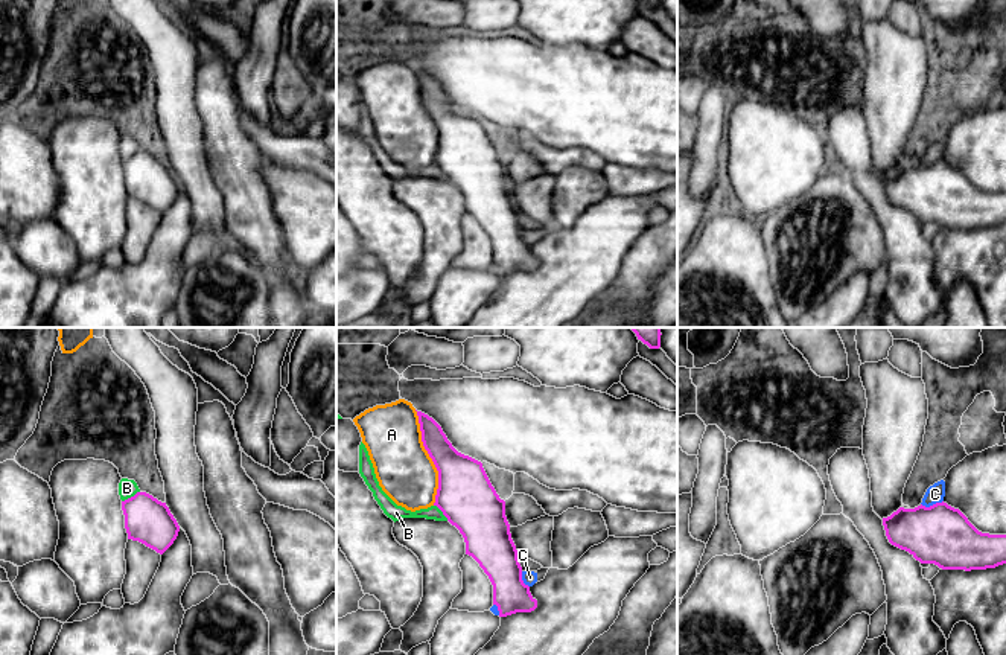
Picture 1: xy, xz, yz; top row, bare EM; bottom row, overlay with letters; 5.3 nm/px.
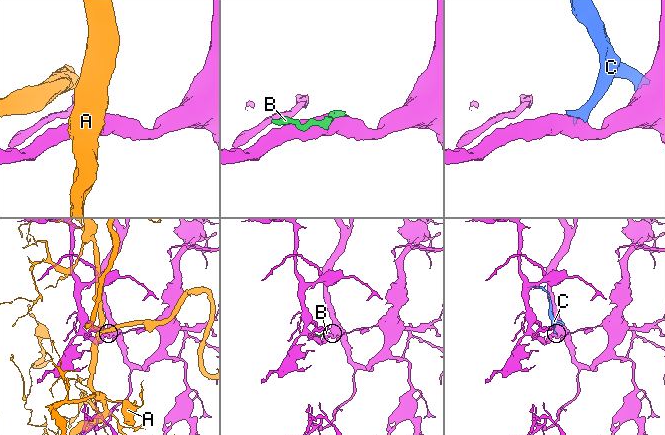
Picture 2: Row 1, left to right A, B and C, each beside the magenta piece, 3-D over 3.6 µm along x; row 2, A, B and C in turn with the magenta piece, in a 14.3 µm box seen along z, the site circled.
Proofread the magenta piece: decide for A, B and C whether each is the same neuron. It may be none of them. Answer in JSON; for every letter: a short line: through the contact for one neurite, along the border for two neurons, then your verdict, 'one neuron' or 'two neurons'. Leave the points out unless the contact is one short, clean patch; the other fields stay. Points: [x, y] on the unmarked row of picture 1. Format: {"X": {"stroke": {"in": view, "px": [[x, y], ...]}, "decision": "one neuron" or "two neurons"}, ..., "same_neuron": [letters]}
{"A": {"decision": "two neurons"}, "B": {"stroke": {"in": "xy", "px": [[139, 150], [122, 160]]}, "decision": "two neurons"}, "C": {"decision": "two neurons"}, "same_neuron": []}

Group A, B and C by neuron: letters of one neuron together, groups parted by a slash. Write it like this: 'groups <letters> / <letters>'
groups A / B C

